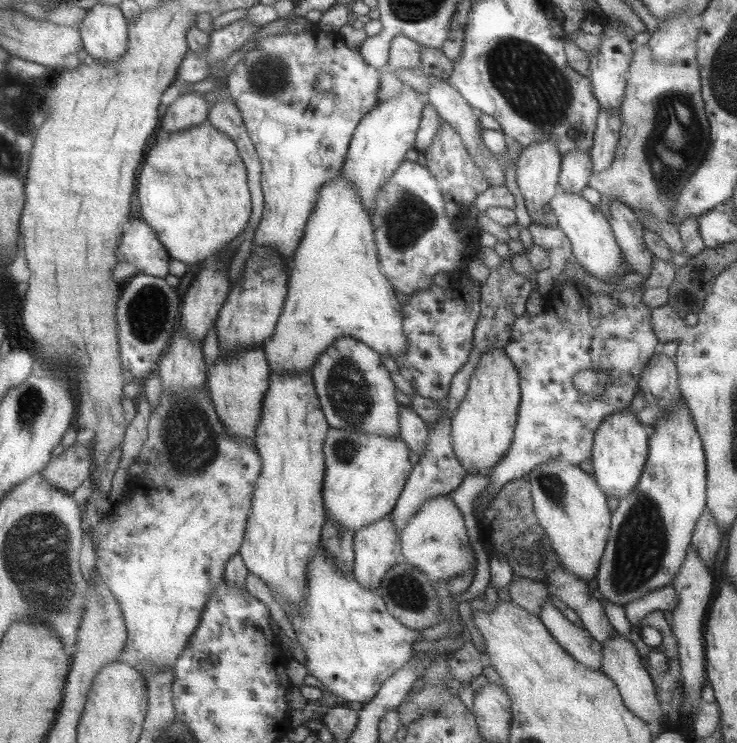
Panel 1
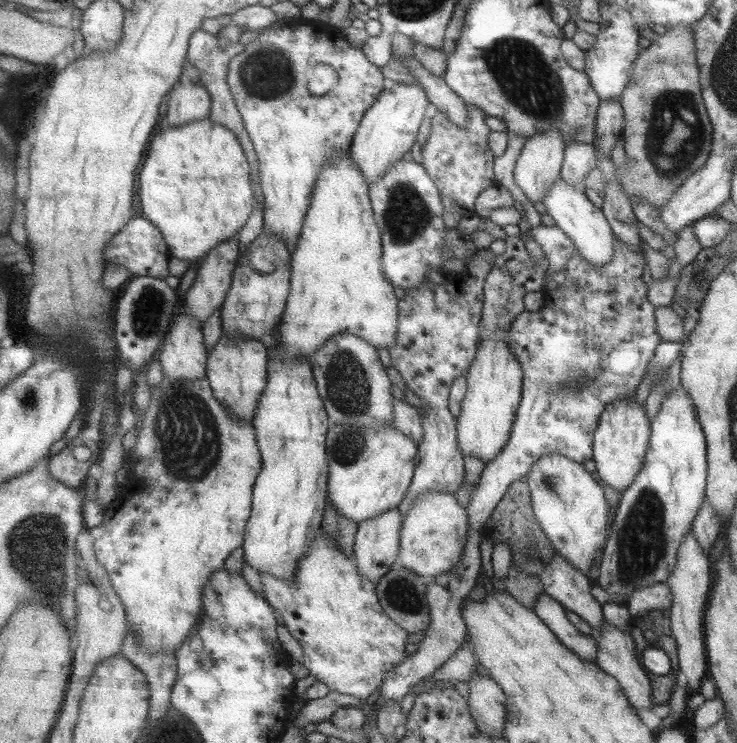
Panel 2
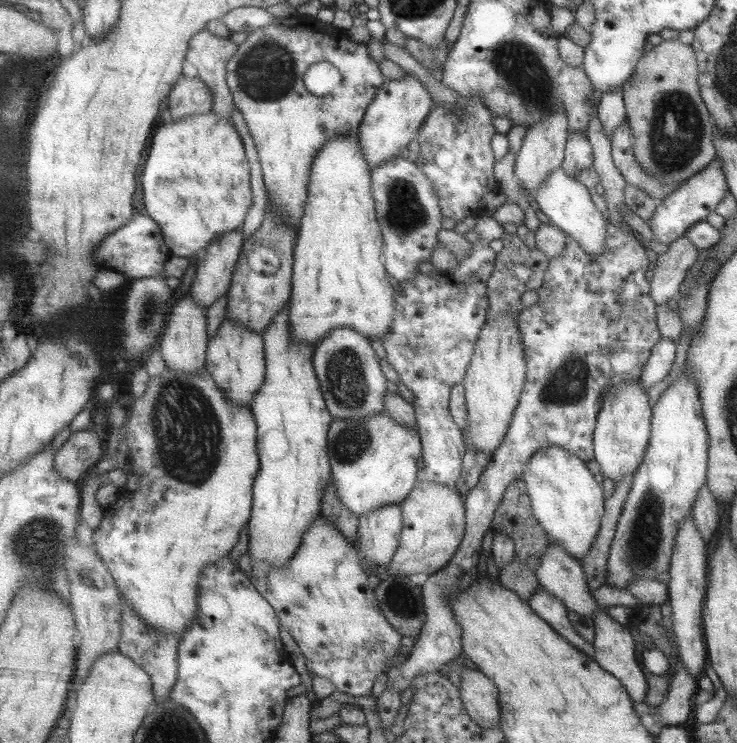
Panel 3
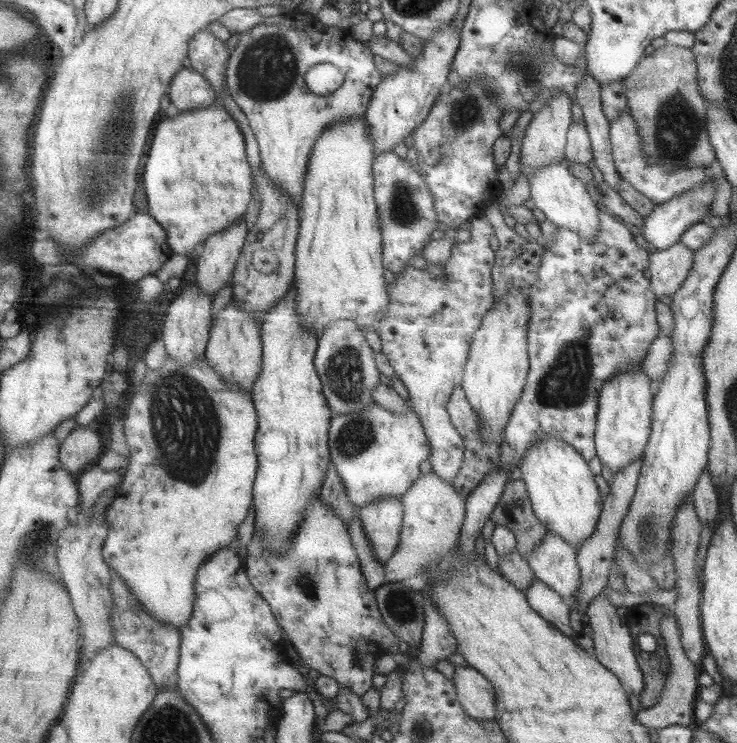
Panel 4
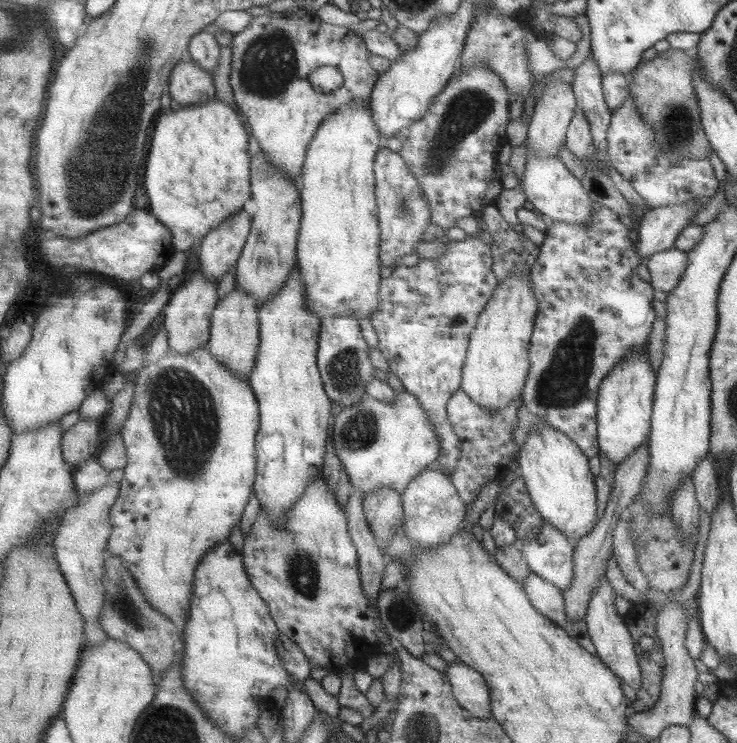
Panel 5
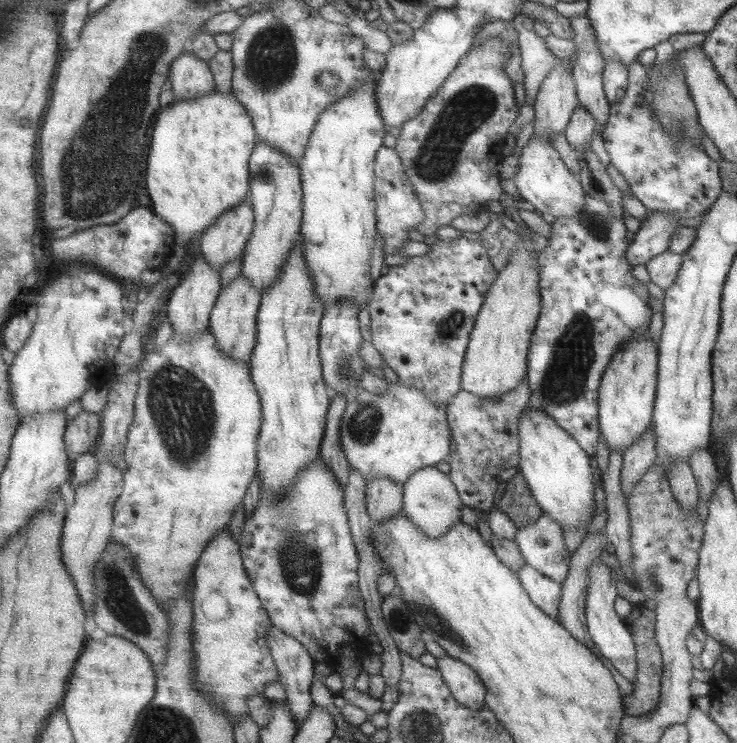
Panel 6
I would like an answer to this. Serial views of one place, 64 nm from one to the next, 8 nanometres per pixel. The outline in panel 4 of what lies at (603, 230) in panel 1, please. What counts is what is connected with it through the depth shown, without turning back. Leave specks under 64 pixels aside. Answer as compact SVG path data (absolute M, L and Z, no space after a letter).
M562 163L542 166L527 176L527 179L530 199L549 222L572 230L581 240L592 240L597 236L600 226L596 202L593 202L586 186L569 172L567 166Z

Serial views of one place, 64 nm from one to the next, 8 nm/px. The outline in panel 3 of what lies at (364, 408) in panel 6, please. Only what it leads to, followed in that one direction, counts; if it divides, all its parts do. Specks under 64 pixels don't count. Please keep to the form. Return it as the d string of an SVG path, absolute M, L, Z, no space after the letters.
M378 412L374 416L368 416L361 420L335 420L329 434L330 461L332 462L332 480L337 487L338 497L343 504L353 511L353 514L361 517L375 510L378 506L386 504L398 504L414 488L417 481L417 458L422 456L422 440L416 426L409 428L404 424L395 422L385 412Z

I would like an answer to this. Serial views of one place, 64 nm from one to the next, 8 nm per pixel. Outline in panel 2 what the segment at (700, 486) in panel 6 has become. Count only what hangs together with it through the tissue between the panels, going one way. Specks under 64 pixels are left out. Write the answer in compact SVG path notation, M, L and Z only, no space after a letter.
M704 498L700 502L699 510L696 510L695 518L692 520L690 531L693 533L697 544L702 551L708 555L709 550L713 548L717 534L721 528L721 519L718 514L708 504Z

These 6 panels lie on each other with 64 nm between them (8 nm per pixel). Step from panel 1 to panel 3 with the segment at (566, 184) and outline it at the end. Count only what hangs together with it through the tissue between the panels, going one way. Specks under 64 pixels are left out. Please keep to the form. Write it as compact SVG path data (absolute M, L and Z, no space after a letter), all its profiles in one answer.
M572 132L566 138L564 159L561 168L571 178L575 178L580 170L590 170L593 162L592 146L585 134Z

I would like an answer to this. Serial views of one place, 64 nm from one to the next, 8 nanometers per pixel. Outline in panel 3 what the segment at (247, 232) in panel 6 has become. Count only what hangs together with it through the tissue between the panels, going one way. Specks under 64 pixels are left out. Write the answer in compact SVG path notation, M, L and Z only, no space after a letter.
M240 229L216 238L205 249L206 255L198 263L196 278L189 292L201 307L211 308L230 292L245 241Z

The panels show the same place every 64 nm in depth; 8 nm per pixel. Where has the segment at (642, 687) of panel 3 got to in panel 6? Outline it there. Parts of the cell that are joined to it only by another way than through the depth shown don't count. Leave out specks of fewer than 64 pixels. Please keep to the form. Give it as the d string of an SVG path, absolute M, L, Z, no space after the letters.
M598 558L588 570L589 581L587 581L587 592L585 595L585 626L587 627L590 639L598 653L609 660L609 664L625 678L635 682L636 675L636 652L632 641L631 633L624 625L624 619L613 610L613 600L617 598L616 584L611 578L610 568Z

